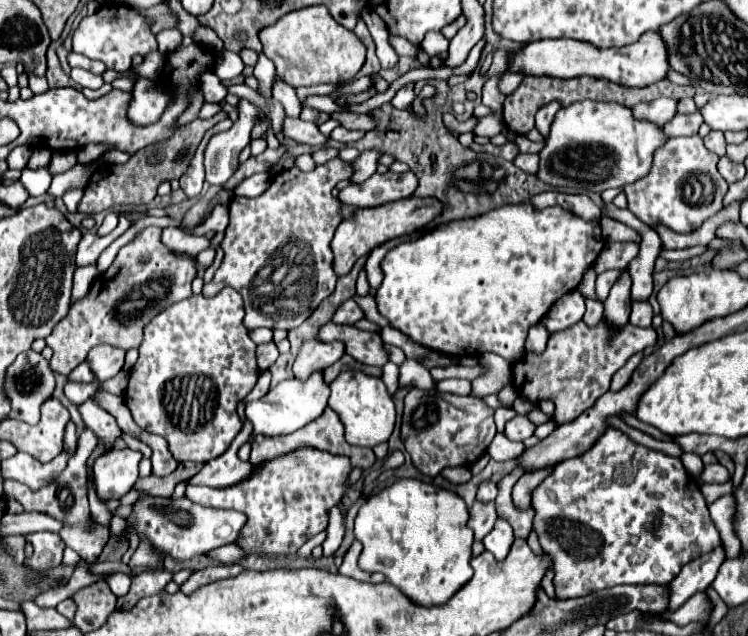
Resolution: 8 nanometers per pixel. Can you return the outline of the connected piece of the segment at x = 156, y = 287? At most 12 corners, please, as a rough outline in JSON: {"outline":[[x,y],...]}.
{"outline":[[142,229],[46,337],[68,375],[100,343],[142,343],[192,295],[192,257]]}

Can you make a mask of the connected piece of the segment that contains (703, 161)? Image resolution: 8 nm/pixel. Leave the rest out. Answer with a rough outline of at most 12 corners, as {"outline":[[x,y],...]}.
{"outline":[[700,135],[670,139],[624,187],[646,225],[698,229],[728,183]]}

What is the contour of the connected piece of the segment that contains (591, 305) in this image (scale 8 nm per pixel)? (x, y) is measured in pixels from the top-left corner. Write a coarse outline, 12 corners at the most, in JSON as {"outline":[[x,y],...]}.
{"outline":[[586,299],[586,325],[596,325],[602,317],[600,301]]}

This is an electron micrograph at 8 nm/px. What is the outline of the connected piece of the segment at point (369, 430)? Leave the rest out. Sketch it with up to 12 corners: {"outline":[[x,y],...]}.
{"outline":[[344,371],[328,405],[350,445],[390,439],[396,409],[382,379]]}

